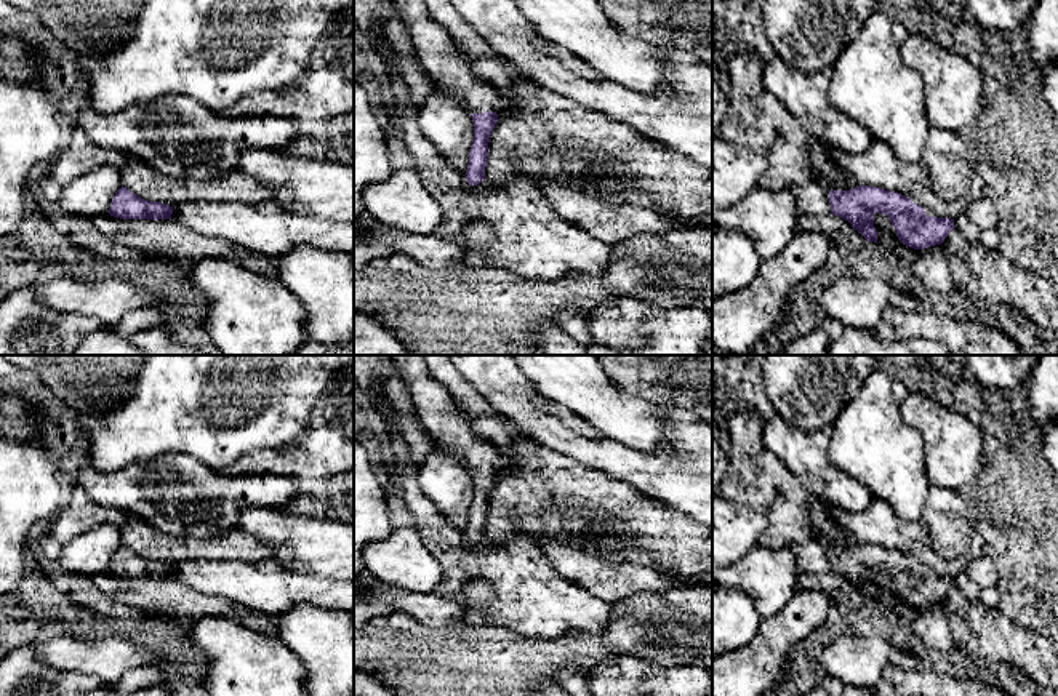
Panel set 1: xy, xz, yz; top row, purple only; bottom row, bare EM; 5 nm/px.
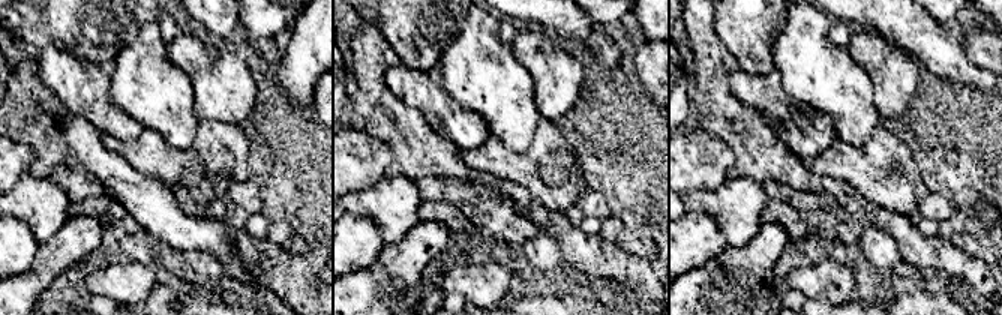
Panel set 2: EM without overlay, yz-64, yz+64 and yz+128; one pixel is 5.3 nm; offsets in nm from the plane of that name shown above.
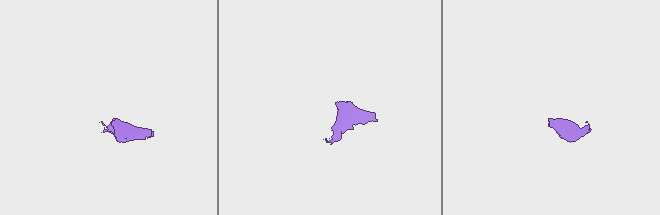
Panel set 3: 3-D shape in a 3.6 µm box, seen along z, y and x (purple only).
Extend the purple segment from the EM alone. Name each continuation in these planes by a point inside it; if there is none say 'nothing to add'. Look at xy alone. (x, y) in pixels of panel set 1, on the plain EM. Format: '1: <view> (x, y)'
nothing to add

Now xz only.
1: xz (448, 428)

